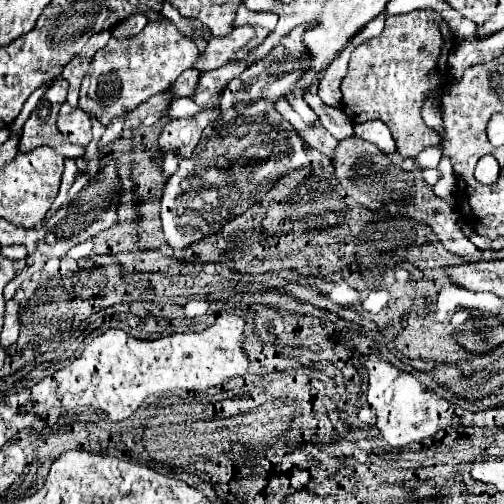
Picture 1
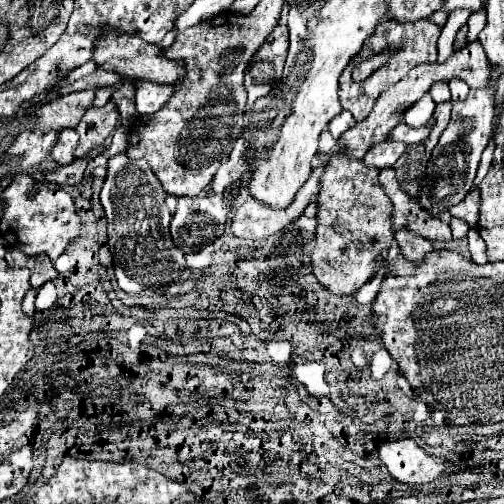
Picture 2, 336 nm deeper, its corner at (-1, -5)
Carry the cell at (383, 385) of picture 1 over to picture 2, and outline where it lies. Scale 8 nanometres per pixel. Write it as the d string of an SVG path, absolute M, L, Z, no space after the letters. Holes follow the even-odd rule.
M399 439L379 447L379 459L399 483L423 487L443 473L453 473L451 463L427 455L413 439Z

